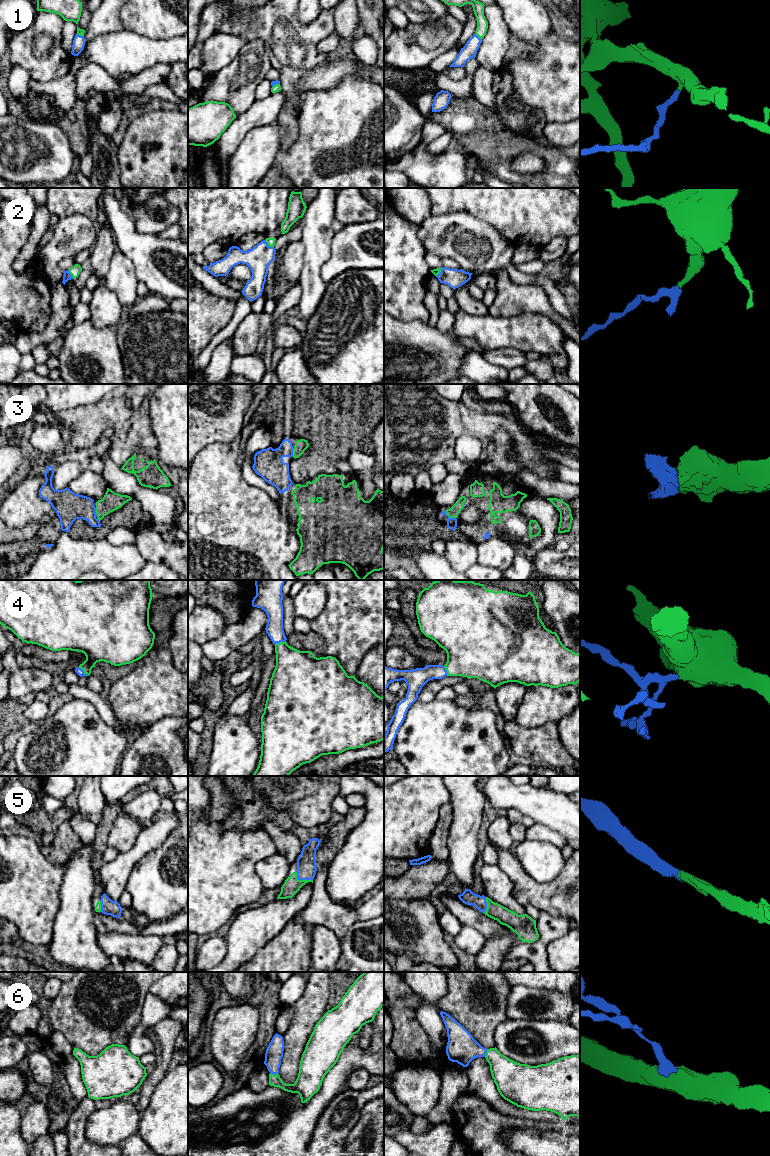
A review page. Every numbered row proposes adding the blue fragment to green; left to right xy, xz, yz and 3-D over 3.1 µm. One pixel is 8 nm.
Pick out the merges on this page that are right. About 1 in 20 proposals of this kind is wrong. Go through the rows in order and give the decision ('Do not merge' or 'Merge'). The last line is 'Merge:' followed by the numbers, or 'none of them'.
1: Merge
2: Merge
3: Merge
4: Merge
5: Merge
6: Merge
Merge: 1, 2, 3, 4, 5, 6

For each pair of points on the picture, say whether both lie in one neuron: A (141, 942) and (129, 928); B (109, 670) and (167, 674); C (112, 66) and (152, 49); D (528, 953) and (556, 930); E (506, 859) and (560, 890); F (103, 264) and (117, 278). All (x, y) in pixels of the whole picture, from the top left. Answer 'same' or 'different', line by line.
A: different
B: different
C: same
D: same
E: same
F: different

